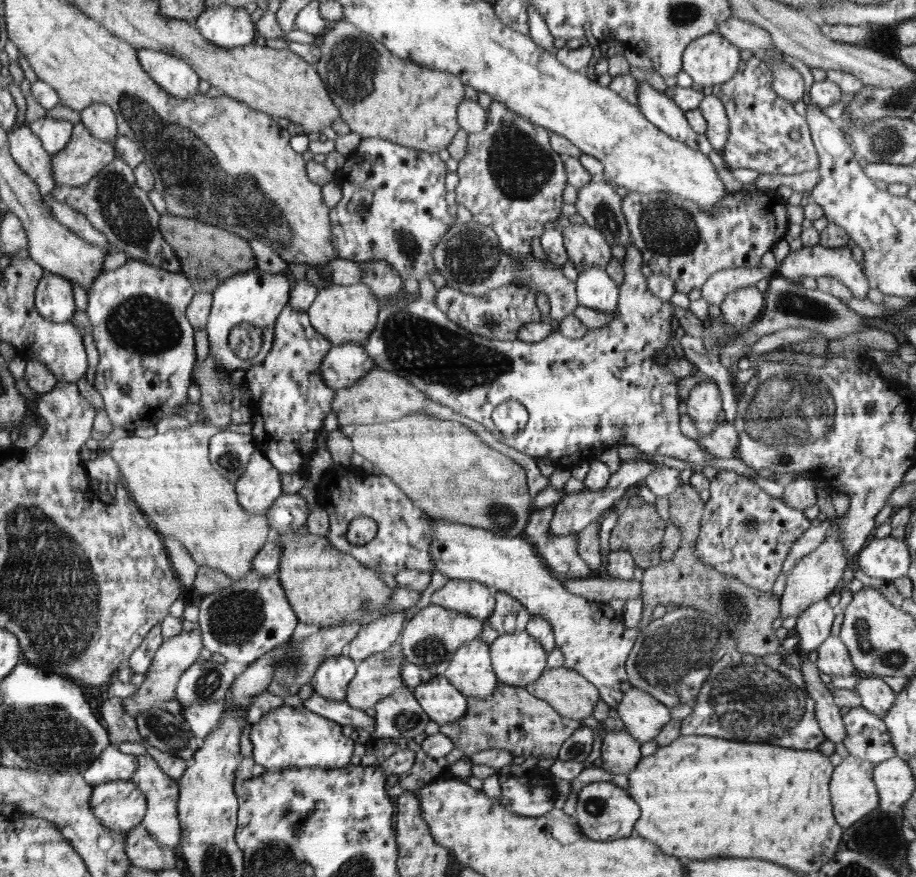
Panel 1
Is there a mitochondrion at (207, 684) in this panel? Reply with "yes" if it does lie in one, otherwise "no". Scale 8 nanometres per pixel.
yes

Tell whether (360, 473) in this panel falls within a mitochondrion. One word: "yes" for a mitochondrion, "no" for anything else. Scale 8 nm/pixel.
no

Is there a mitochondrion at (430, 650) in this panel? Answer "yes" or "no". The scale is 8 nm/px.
yes

